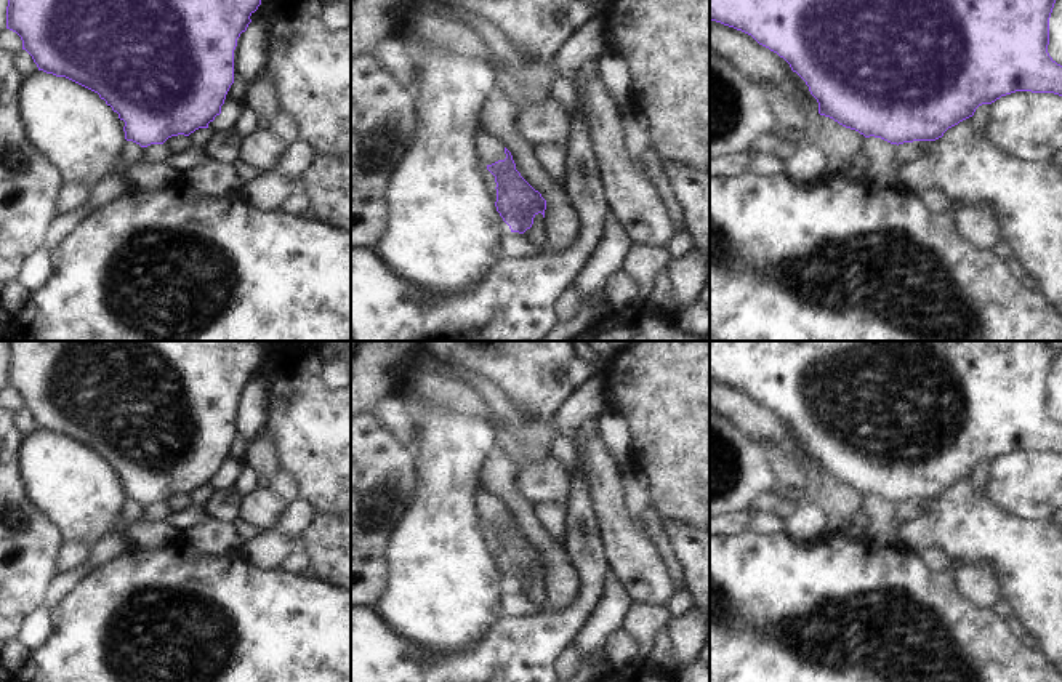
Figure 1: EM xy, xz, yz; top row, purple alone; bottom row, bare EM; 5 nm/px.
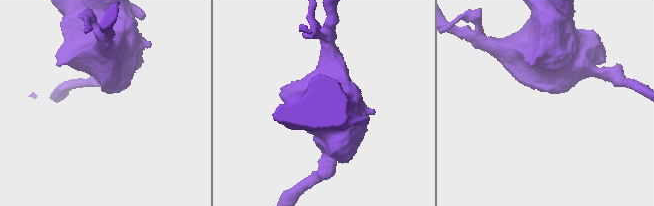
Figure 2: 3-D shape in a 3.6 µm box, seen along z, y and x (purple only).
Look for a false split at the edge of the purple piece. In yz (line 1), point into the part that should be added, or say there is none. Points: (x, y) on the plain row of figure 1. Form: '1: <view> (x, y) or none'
1: none

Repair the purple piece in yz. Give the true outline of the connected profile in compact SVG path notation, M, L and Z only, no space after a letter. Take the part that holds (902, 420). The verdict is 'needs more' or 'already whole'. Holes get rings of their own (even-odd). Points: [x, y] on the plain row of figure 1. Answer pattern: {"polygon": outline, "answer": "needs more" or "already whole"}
{"polygon": "M710 341L710 378L751 394L759 403L783 416L809 445L819 461L820 474L865 496L875 495L899 504L935 499L948 487L972 475L979 464L992 463L1016 450L1062 455L1062 424L1048 411L1049 376L1060 351L1049 341Z", "answer": "already whole"}

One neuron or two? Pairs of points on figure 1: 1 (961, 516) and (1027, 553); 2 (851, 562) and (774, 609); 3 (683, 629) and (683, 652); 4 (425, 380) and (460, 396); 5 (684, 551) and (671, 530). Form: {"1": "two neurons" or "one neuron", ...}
{"1": "one neuron", "2": "one neuron", "3": "one neuron", "4": "one neuron", "5": "one neuron"}

